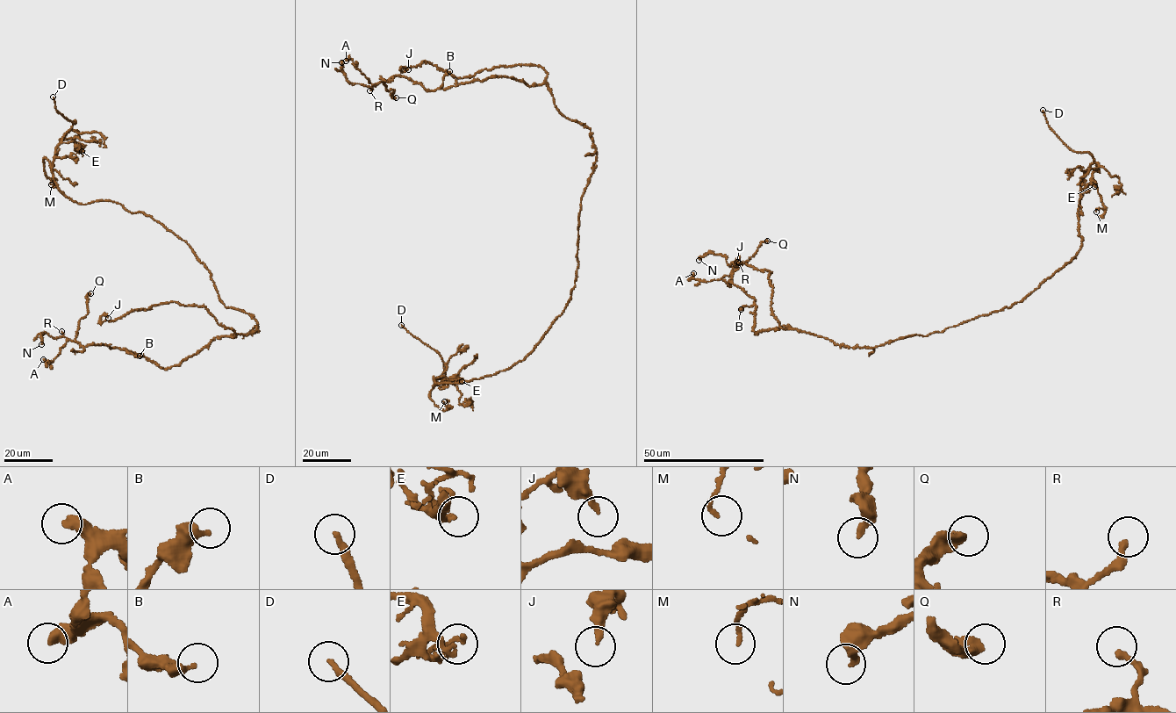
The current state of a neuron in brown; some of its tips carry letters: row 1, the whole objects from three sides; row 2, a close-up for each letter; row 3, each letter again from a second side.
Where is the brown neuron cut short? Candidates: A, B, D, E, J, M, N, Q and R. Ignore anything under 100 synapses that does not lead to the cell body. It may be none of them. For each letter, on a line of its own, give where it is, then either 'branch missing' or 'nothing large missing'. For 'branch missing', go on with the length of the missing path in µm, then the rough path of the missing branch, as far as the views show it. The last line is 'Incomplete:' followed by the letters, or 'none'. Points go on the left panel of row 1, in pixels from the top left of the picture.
A: at (43, 359); nothing large missing
B: at (139, 356); nothing large missing
D: at (53, 97); branch missing; about 10 µm are missing; missing branch runs (53, 97), (51, 92), (54, 82)
E: at (82, 151); nothing large missing
J: at (108, 318); nothing large missing
M: at (51, 184); nothing large missing
N: at (41, 344); nothing large missing
Q: at (90, 293); nothing large missing
R: at (61, 331); nothing large missing
Incomplete: D

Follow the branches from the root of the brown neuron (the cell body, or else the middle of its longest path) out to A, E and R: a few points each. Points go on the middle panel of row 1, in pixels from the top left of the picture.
A: (578, 213), (595, 147), (547, 84), (496, 75), (426, 90), (397, 75), (374, 85), (346, 61)
E: (578, 213), (578, 267), (564, 310), (505, 370), (456, 383), (433, 379), (445, 381), (440, 389), (462, 381)
R: (578, 213), (595, 147), (591, 130), (560, 112), (547, 84), (496, 75), (426, 90), (397, 75), (369, 90)

